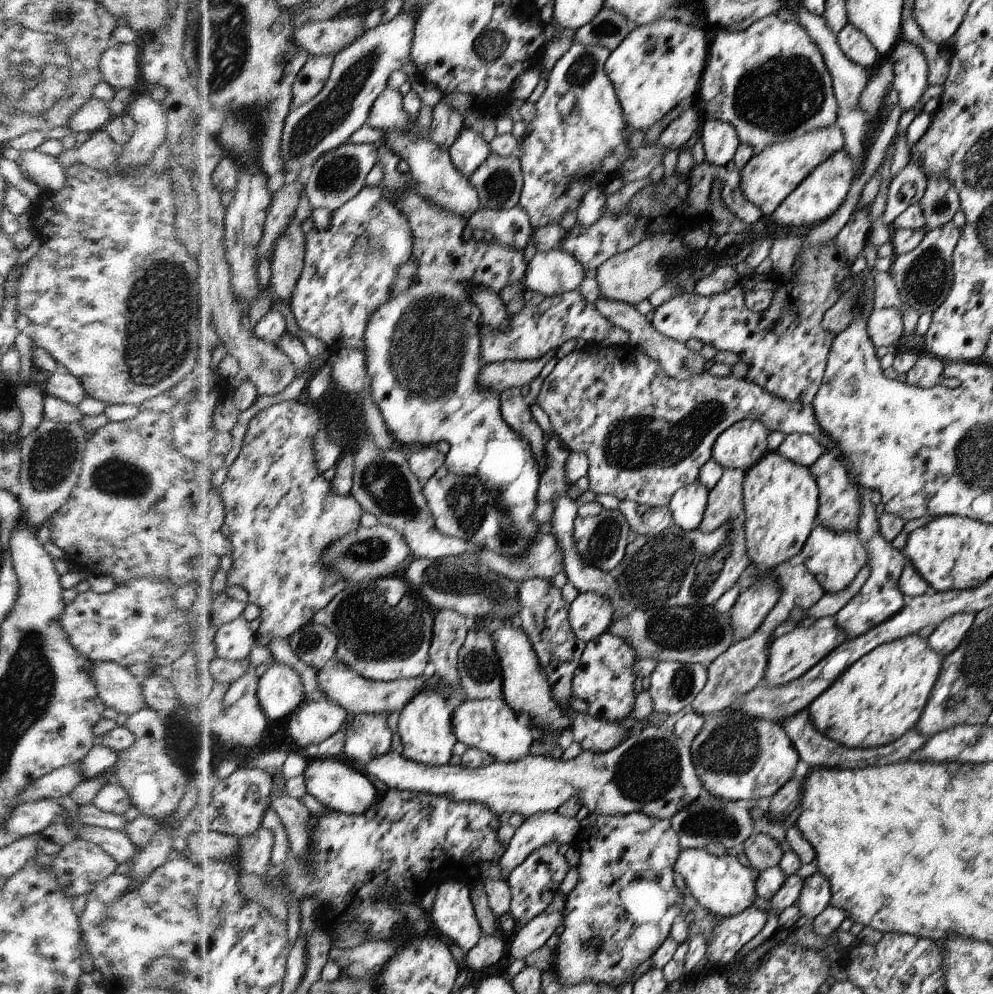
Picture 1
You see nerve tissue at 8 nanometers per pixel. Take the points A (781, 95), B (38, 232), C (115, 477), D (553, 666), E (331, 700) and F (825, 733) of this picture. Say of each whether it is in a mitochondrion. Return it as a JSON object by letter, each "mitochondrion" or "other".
{"A":"mitochondrion","B":"other","C":"mitochondrion","D":"other","E":"other","F":"other"}

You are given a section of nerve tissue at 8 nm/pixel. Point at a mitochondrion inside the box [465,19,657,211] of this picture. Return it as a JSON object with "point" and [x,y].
{"point":[499,188]}

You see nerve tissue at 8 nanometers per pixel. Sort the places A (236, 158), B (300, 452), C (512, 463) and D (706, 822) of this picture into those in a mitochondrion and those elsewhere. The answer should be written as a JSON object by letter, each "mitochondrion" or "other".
{"A":"other","B":"other","C":"other","D":"mitochondrion"}

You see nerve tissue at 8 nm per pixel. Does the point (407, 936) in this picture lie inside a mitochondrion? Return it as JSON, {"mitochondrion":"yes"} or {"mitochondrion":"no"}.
{"mitochondrion":"no"}

